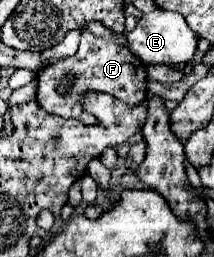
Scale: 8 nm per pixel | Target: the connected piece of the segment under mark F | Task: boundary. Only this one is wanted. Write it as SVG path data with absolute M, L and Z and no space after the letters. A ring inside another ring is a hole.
M82 32L78 52L70 58L58 58L42 66L36 74L36 82L36 100L46 112L64 118L76 118L86 124L90 124L90 114L86 114L78 102L84 90L108 92L128 106L136 106L146 100L146 68L140 58L128 50L122 34L116 34L114 38L98 38L90 32ZM60 84L66 84L64 94L58 92Z

